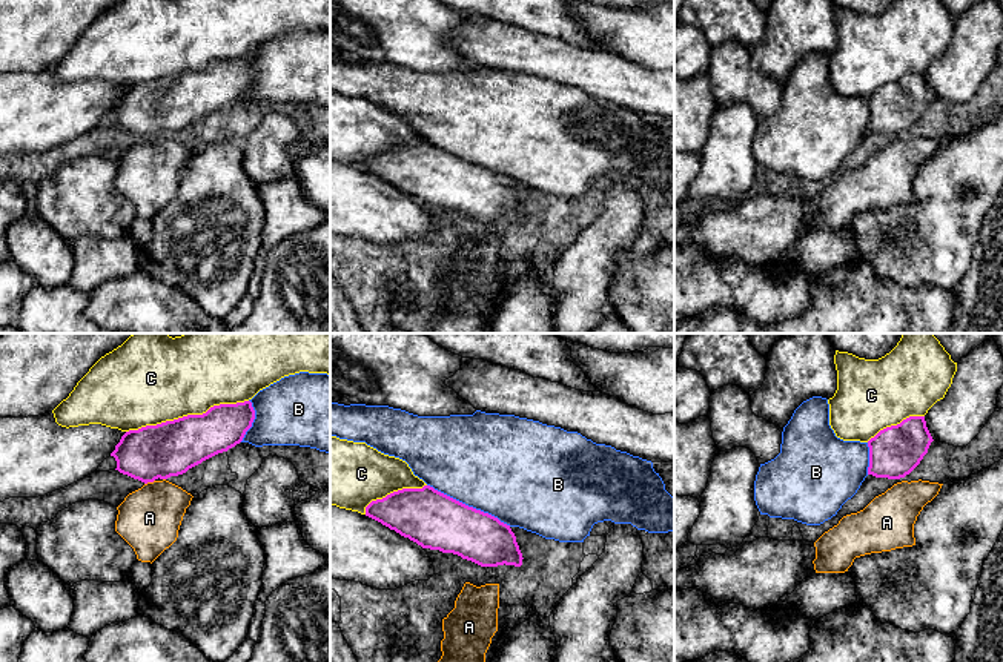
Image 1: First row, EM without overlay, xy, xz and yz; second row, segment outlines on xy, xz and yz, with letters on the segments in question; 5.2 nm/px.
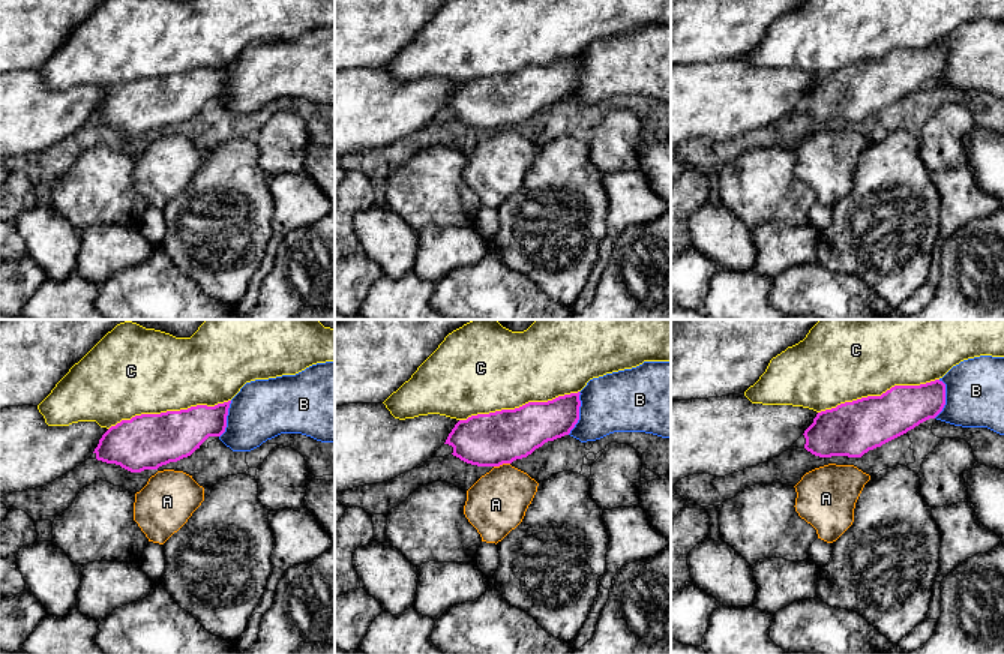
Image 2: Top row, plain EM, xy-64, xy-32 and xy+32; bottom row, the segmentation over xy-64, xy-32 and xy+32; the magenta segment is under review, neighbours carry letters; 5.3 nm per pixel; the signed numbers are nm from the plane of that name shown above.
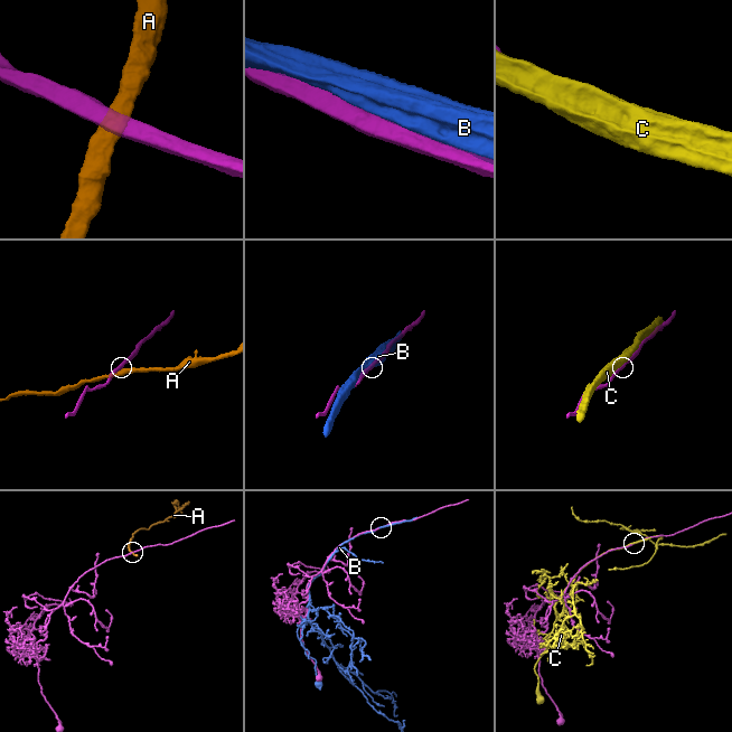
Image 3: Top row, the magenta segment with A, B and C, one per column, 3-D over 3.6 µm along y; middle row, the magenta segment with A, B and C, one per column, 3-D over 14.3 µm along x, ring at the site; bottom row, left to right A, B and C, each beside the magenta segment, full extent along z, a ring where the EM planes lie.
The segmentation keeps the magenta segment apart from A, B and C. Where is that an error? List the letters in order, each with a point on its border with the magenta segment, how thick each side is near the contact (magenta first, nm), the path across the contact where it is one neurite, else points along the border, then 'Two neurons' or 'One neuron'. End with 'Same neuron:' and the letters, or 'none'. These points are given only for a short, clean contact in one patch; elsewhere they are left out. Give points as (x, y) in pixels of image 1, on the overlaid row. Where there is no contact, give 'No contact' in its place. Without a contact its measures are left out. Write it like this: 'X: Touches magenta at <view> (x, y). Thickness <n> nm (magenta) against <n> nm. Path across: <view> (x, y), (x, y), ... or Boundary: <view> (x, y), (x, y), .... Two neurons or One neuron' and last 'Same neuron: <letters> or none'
A: Touches magenta at xy (149, 481). Thickness 280 nm (magenta) against 320 nm. Boundary: xy (154, 479), (145, 484). Two neurons
B: Touches magenta at xz (467, 506). Thickness 300 nm (magenta) against 500 nm. Two neurons
C: Touches magenta at xy (188, 415). Thickness 280 nm (magenta) against 460 nm. Two neurons
Same neuron: none

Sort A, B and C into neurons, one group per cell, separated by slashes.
A / B / C

